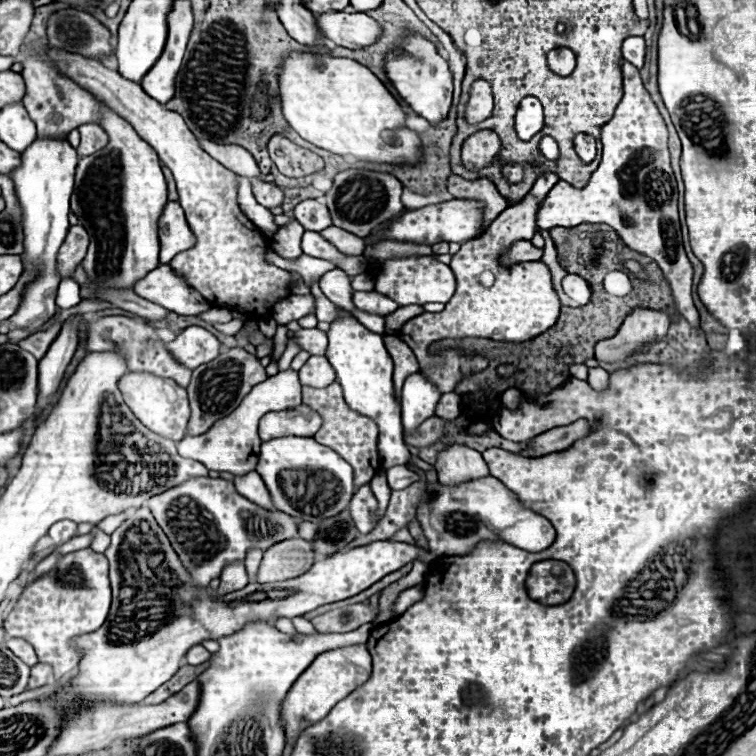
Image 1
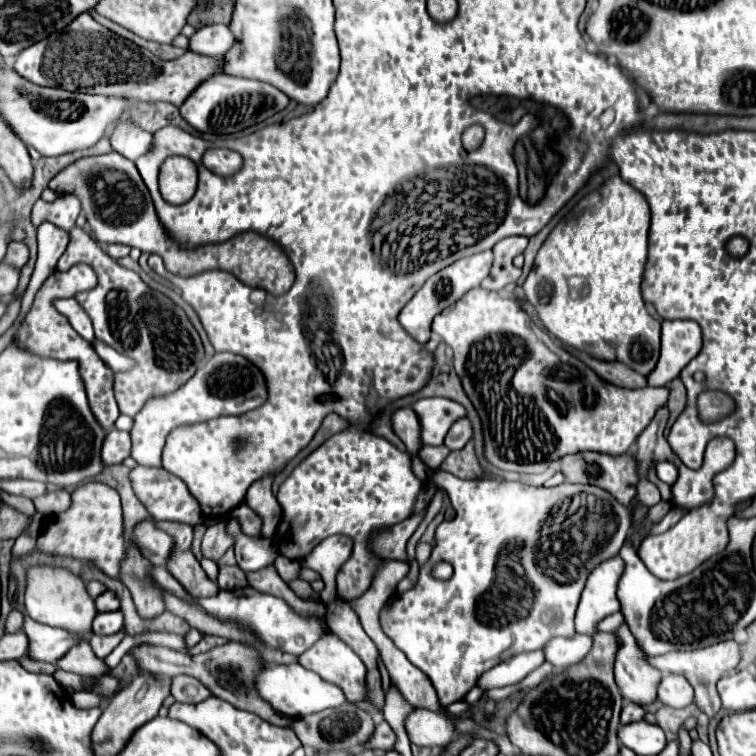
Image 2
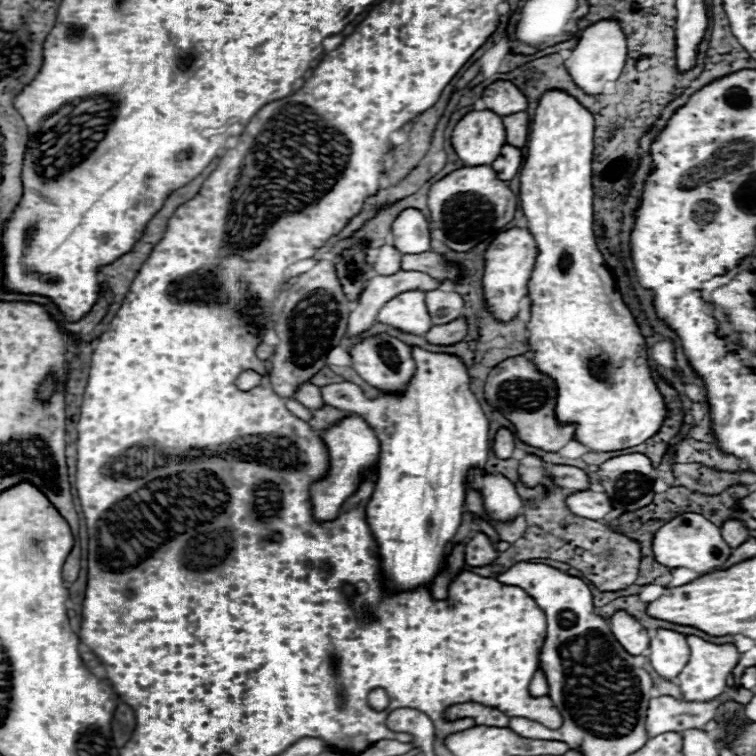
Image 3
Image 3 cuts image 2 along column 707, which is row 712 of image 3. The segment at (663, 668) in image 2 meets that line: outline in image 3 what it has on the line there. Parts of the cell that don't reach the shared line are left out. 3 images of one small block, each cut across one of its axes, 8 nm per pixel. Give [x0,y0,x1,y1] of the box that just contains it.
[646,696,718,738]

